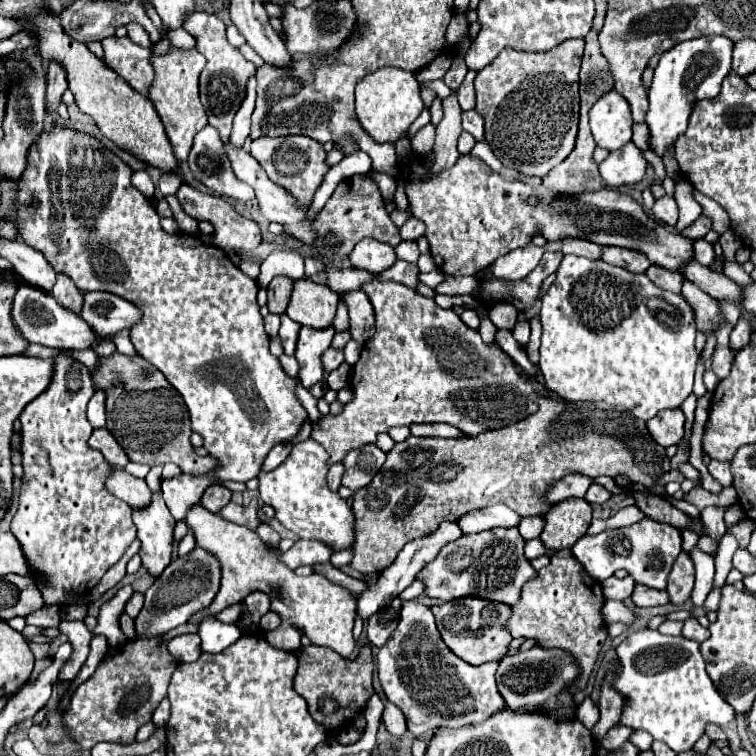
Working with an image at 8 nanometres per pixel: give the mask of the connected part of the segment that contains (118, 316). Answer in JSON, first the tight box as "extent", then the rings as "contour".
{"extent":[82,291,140,337],"contour":[[[92,291],[84,293],[82,319],[94,333],[106,337],[130,329],[136,321],[140,321],[140,309],[112,293]]]}

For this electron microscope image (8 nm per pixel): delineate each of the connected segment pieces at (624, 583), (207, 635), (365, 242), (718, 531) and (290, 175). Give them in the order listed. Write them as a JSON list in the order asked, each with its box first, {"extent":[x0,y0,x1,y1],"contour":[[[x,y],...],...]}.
[{"extent":[602,575,636,601],"contour":[[[628,575],[624,579],[618,579],[618,577],[608,577],[602,581],[602,589],[604,589],[604,597],[622,597],[622,599],[616,599],[616,601],[624,601],[628,599],[632,593],[634,593],[634,587],[636,587],[636,581]]]},{"extent":[198,617,240,653],"contour":[[[214,617],[202,619],[198,635],[202,637],[202,651],[204,653],[220,653],[228,645],[236,643],[240,637],[240,629],[236,625],[224,625]]]},{"extent":[350,239,396,275],"contour":[[[362,239],[356,243],[354,251],[350,253],[350,261],[356,269],[364,269],[368,273],[378,275],[394,265],[396,253],[386,243],[380,243],[376,239]]]},{"extent":[702,507,726,543],"contour":[[[706,507],[702,509],[702,521],[704,521],[704,531],[708,537],[712,537],[716,543],[720,543],[722,535],[726,533],[724,525],[724,509],[722,507]]]},{"extent":[250,137,328,205],"contour":[[[260,137],[252,141],[250,153],[274,183],[286,187],[302,205],[308,205],[312,201],[316,189],[324,179],[324,173],[328,171],[328,165],[324,165],[324,147],[310,137]]]}]

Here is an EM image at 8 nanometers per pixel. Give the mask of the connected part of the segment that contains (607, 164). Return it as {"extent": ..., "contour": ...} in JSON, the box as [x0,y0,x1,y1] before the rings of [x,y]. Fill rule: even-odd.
{"extent":[598,143,646,187],"contour":[[[628,143],[624,145],[624,149],[610,153],[598,167],[606,187],[634,185],[644,177],[646,159],[642,157],[642,151],[634,143]]]}

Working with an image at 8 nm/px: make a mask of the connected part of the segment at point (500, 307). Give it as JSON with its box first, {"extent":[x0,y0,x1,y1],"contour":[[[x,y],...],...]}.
{"extent":[489,303,519,330],"contour":[[[498,303],[489,311],[489,318],[497,329],[512,330],[518,321],[519,312],[511,303]]]}

